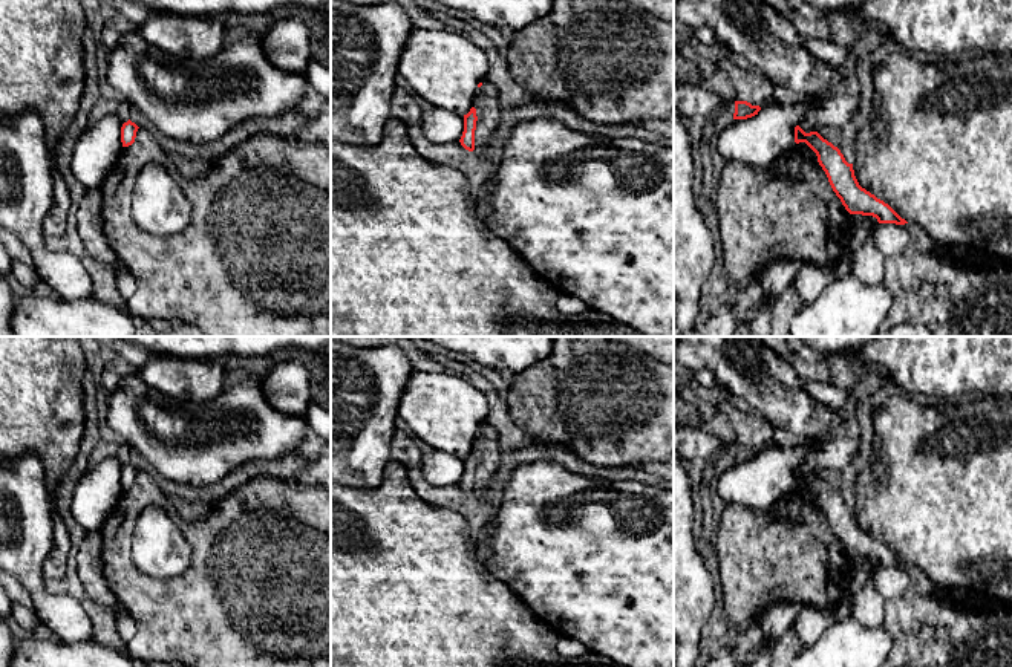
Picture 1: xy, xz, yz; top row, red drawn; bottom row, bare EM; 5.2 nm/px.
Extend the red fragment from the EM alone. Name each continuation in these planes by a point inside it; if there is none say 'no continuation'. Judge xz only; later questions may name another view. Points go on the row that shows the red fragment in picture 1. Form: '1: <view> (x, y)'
no continuation

